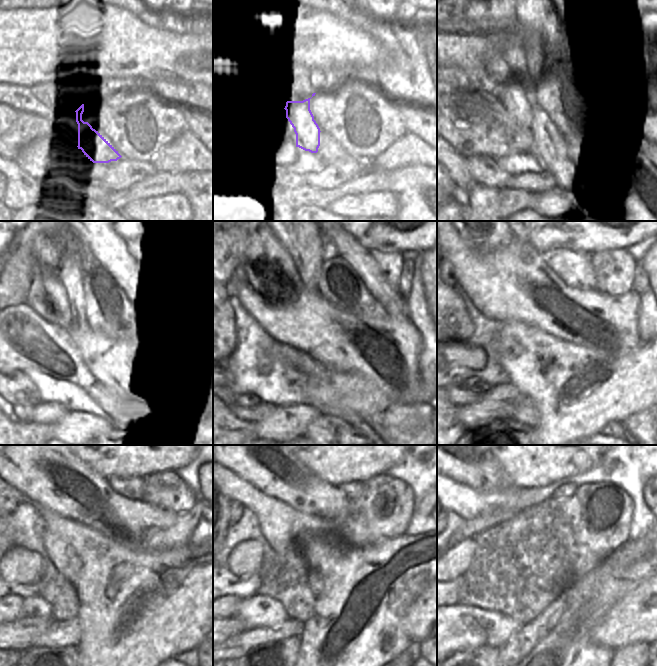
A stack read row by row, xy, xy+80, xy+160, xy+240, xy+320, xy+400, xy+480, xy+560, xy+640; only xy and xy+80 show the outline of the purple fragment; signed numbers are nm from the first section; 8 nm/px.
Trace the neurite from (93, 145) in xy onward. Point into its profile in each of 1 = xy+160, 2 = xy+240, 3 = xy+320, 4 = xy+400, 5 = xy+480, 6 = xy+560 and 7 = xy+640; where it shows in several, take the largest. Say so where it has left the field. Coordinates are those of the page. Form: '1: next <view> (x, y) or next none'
1: next xy+160 (512, 96)
2: next xy+240 (50, 296)
3: next xy+320 (262, 246)
4: next xy+400 (481, 241)
5: next none
6: next none
7: next none

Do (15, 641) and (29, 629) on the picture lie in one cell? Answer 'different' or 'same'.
same

